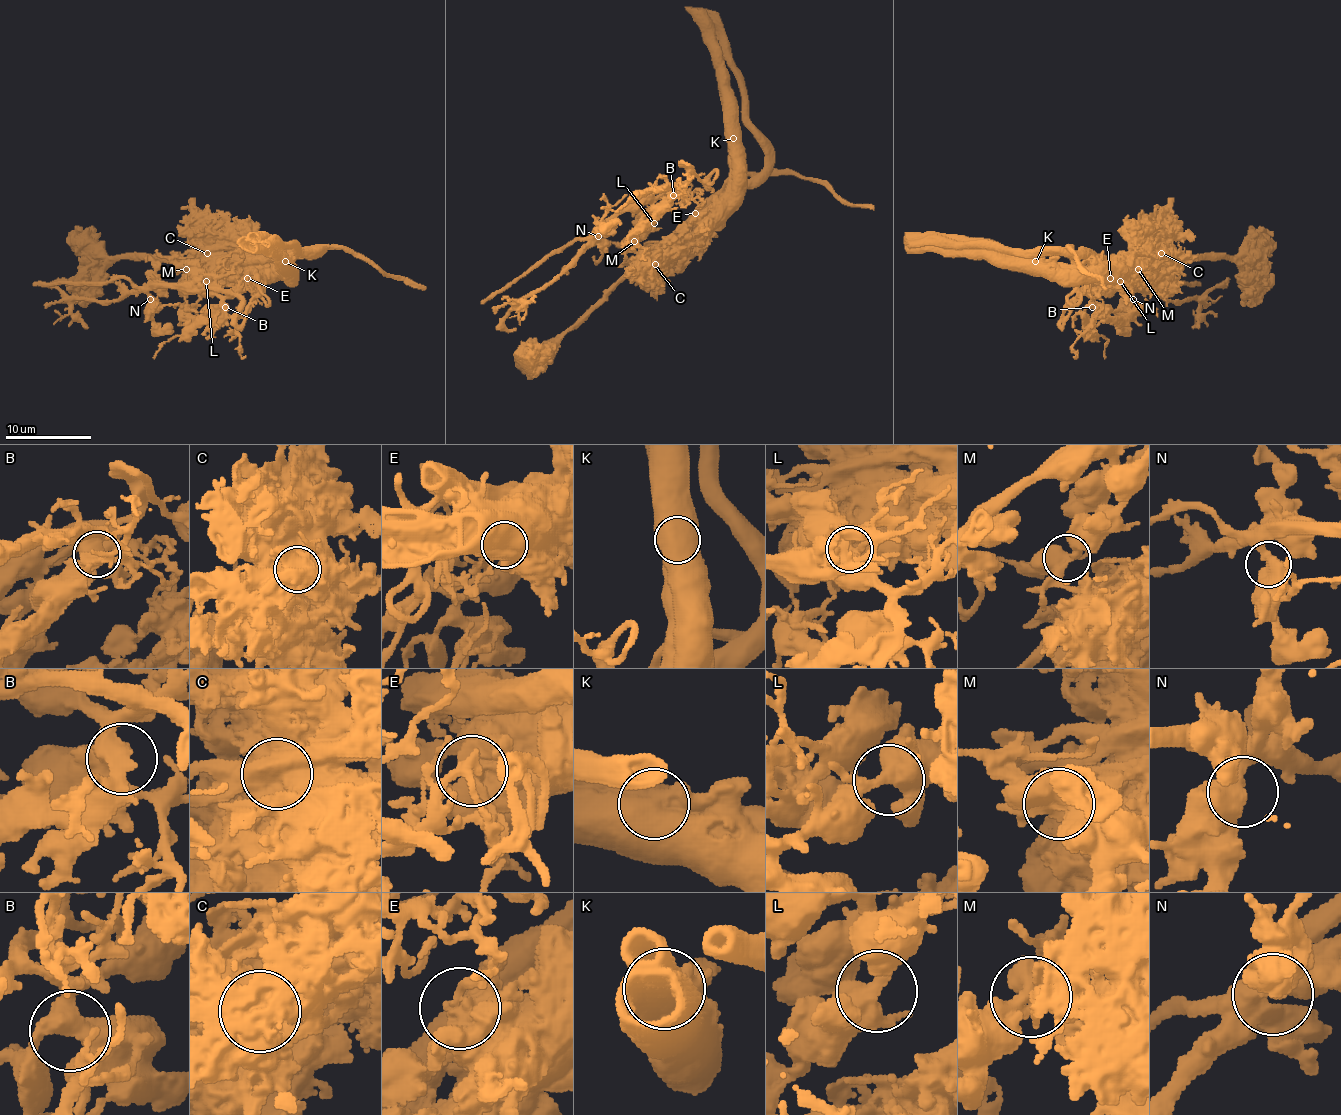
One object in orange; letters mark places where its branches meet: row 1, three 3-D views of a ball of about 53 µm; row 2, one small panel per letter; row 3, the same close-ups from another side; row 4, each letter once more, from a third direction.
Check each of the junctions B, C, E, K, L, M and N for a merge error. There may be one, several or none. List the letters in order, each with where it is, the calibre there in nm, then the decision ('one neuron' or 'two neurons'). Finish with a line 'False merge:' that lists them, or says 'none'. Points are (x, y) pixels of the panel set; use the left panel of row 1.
B: at (225, 307); 460 nm thick; one neuron
C: at (207, 253); 1450 nm thick; two neurons
E: at (247, 278); 750 nm thick; two neurons
K: at (285, 261); 1200 nm thick; two neurons
L: at (206, 281); 550 nm thick; one neuron
M: at (186, 269); 440 nm thick; two neurons
N: at (150, 299); 550 nm thick; one neuron
False merge: C, E, K, M

